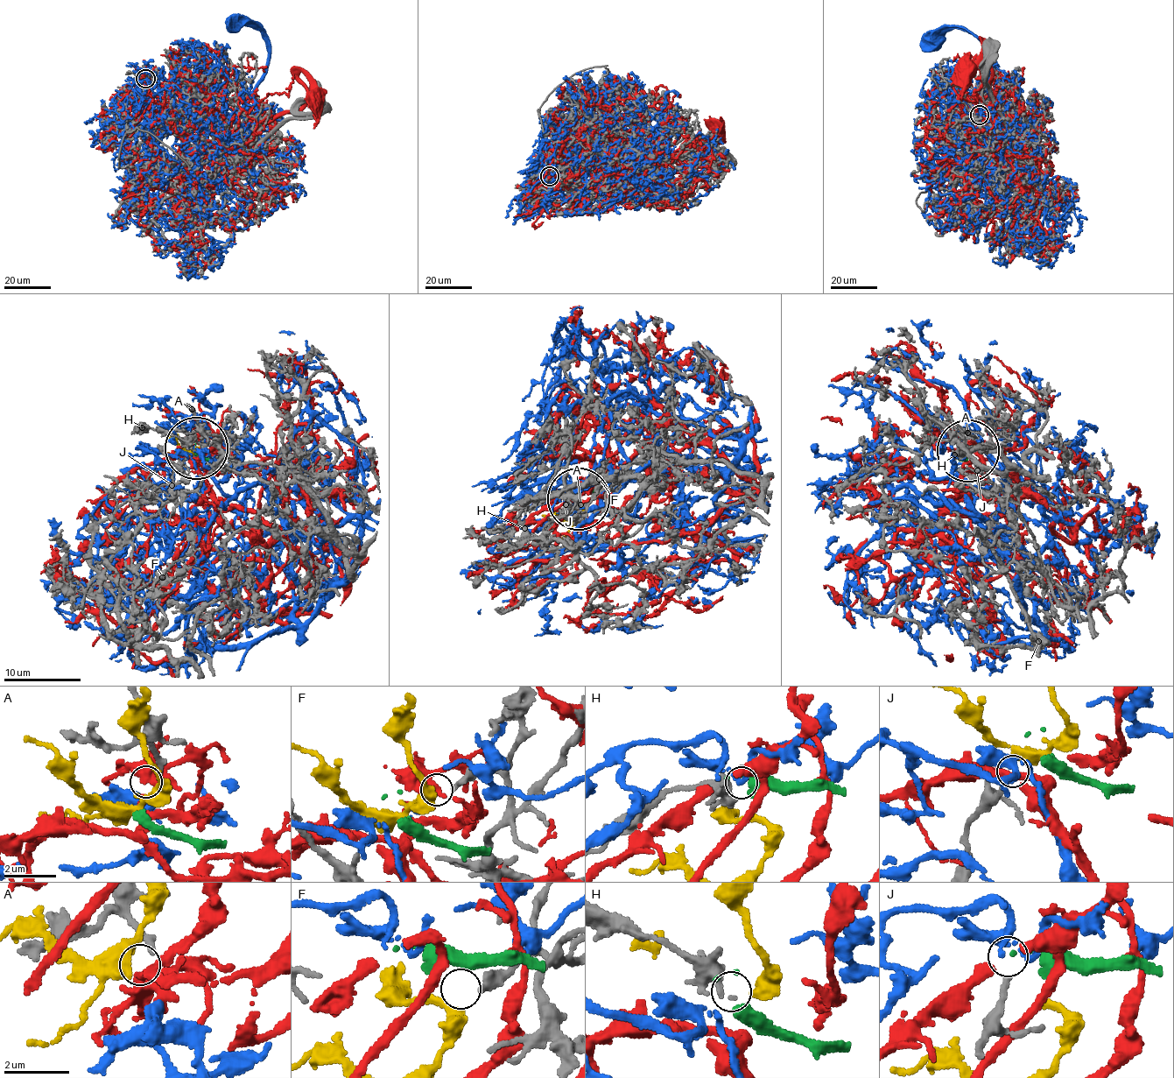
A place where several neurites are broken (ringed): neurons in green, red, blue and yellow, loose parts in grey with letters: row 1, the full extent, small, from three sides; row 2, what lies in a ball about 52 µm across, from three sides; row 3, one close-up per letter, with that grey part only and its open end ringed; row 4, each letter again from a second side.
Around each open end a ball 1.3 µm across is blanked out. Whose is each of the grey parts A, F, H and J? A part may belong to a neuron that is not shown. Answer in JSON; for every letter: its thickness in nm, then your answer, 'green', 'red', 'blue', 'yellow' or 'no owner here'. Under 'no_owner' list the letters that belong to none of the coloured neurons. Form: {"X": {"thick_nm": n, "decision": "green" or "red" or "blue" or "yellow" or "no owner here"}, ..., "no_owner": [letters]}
{"A": {"thick_nm": 200, "decision": "red"}, "F": {"thick_nm": 240, "decision": "yellow"}, "H": {"thick_nm": 400, "decision": "green"}, "J": {"thick_nm": 160, "decision": "blue"}, "no_owner": []}

